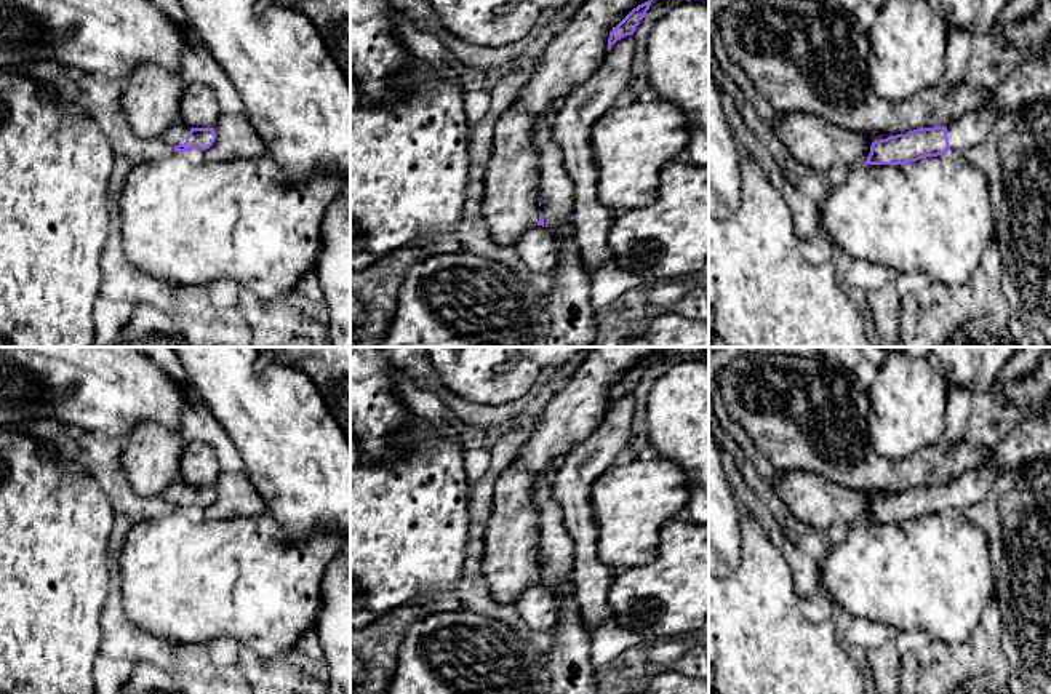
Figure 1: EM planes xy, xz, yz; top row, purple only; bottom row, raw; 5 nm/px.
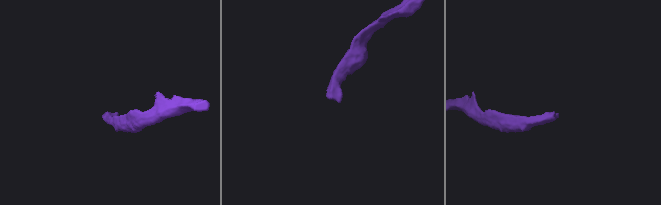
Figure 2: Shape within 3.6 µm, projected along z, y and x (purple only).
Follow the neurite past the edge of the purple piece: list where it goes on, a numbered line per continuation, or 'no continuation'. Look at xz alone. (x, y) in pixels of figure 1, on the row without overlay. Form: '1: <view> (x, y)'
1: xz (511, 566)

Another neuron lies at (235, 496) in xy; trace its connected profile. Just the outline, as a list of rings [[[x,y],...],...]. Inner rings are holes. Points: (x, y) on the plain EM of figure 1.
[[[221,470],[214,489],[216,499],[205,509],[205,518],[210,521],[259,517],[269,512],[246,473]]]

